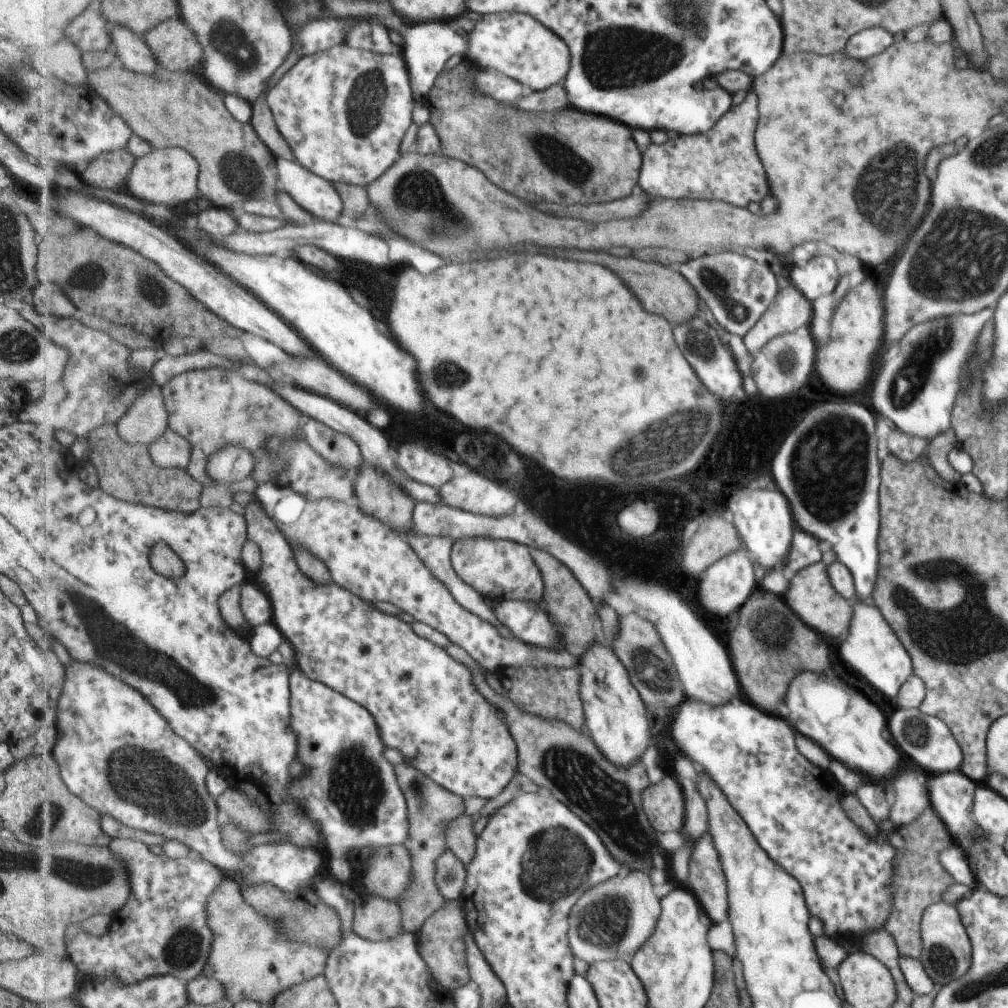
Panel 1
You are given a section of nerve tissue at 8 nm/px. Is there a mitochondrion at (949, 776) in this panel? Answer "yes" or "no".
no

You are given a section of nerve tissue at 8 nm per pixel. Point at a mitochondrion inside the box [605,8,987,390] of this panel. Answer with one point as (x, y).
(892, 184)

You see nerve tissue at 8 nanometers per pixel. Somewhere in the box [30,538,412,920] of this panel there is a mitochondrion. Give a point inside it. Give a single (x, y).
(165, 794)

